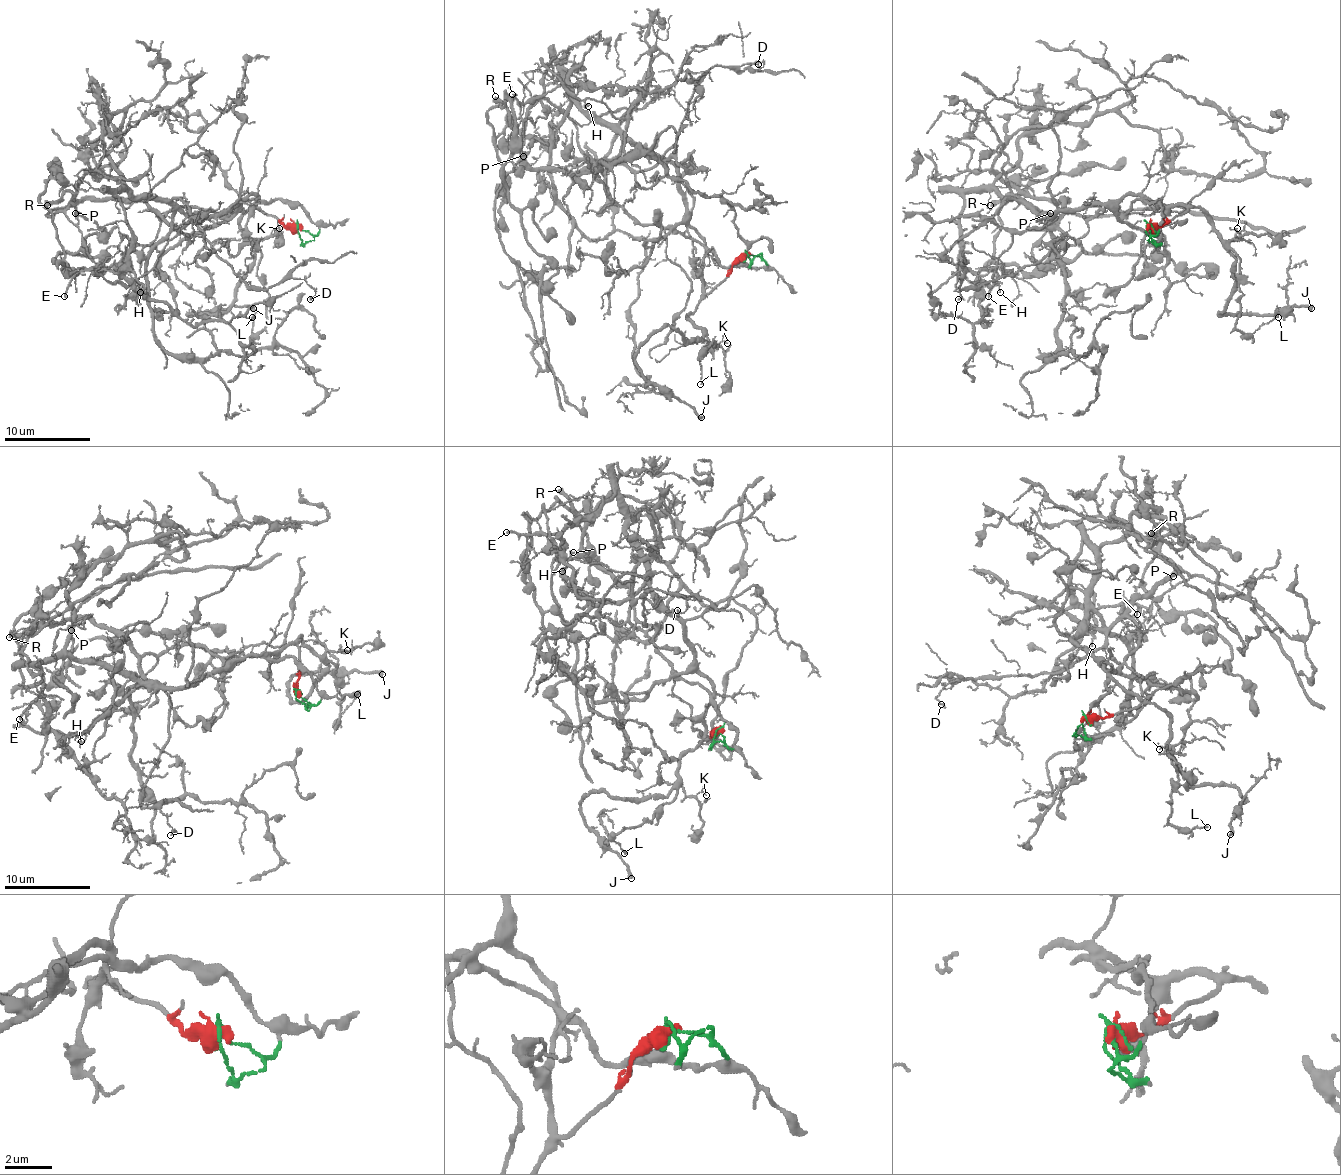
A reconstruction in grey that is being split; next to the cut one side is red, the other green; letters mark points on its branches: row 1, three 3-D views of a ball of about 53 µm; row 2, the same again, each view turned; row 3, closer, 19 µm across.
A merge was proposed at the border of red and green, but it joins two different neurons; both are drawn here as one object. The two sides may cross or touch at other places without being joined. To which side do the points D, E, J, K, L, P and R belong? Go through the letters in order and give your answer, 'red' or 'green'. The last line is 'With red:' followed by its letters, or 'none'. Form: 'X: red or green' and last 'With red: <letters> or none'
D: green
E: red
J: red
K: red
L: red
P: green
R: green
With red: E, J, K, L

